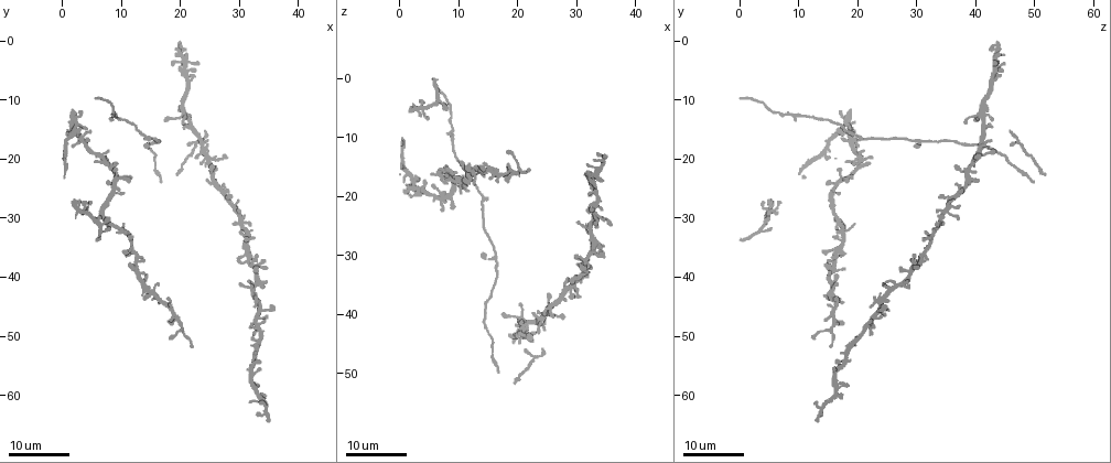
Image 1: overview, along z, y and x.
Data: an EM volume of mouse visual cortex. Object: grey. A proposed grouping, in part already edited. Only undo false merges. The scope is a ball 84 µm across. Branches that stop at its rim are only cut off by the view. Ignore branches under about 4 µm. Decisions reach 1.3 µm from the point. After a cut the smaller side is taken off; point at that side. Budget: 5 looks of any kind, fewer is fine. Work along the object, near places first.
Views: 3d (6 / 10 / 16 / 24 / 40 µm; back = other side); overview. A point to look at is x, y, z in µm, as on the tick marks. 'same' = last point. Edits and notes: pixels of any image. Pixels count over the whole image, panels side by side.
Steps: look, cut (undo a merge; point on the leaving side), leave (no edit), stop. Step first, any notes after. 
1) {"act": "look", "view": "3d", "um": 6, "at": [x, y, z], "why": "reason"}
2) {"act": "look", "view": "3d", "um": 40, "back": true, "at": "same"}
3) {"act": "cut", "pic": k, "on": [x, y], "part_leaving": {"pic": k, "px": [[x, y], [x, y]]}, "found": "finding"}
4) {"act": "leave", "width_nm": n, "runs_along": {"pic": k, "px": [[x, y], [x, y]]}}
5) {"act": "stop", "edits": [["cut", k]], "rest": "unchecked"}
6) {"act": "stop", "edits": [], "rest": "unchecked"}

{"act": "look", "view": "3d", "um": 24, "at": [21.5, 13.0, 41.0], "why": "sudden change in width"}

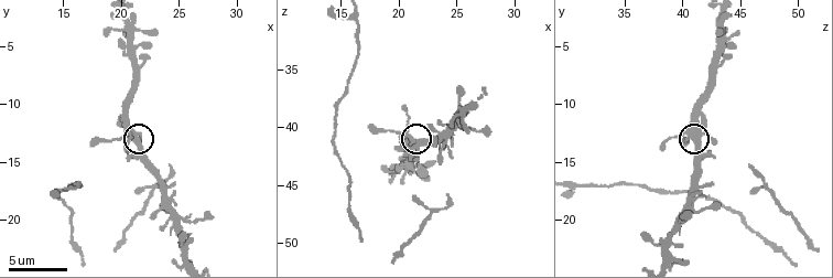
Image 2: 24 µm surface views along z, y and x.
{"act": "look", "view": "3d", "um": 6, "at": [21.2, 13.4, 41.4]}

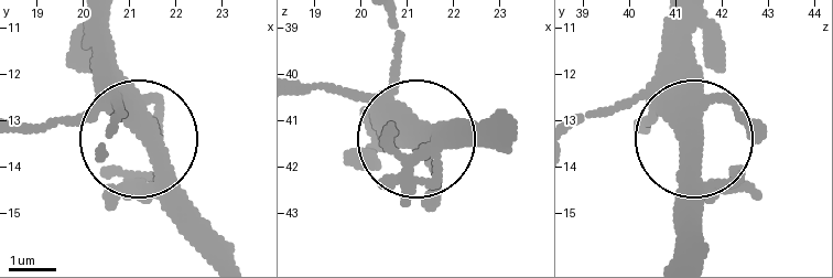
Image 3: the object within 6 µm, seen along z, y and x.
{"act": "leave", "found": "all the same neuron"}

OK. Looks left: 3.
{"act": "look", "view": "3d", "um": 24, "at": [8.0, 21.5, 20.0], "why": "arms part here"}

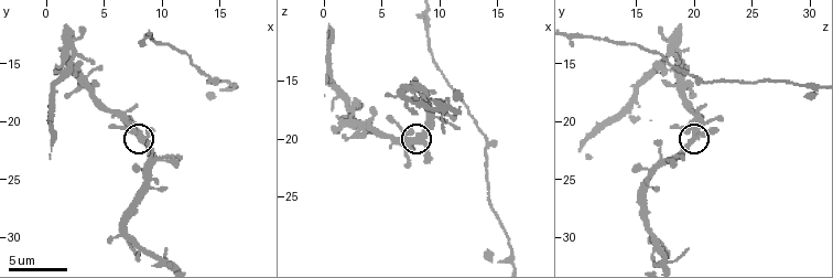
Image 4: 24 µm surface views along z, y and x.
{"act": "look", "view": "3d", "um": 10, "at": [7.8, 21.2, 20.0]}

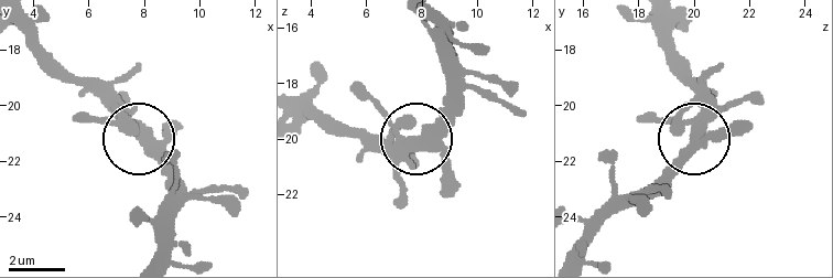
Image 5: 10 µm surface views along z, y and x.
{"act": "leave", "side_arm_um": 39, "found": "one neuron here"}

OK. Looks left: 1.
{"act": "look", "view": "3d", "um": 10, "at": [24.0, 17.4, 41.4], "why": "thin arm on a thick one"}

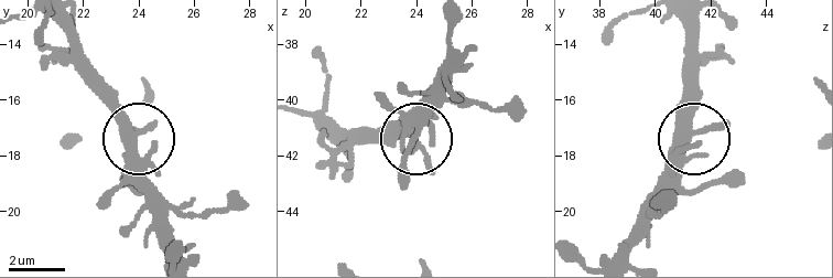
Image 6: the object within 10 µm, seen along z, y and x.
{"act": "leave", "runs_along": {"pic": 6, "px": [[678, 21], [690, 135], [678, 178], [692, 192], [718, 185]]}, "found": "one neuron here"}

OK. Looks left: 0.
{"act": "stop", "edits": [], "rest": "unchecked"}

